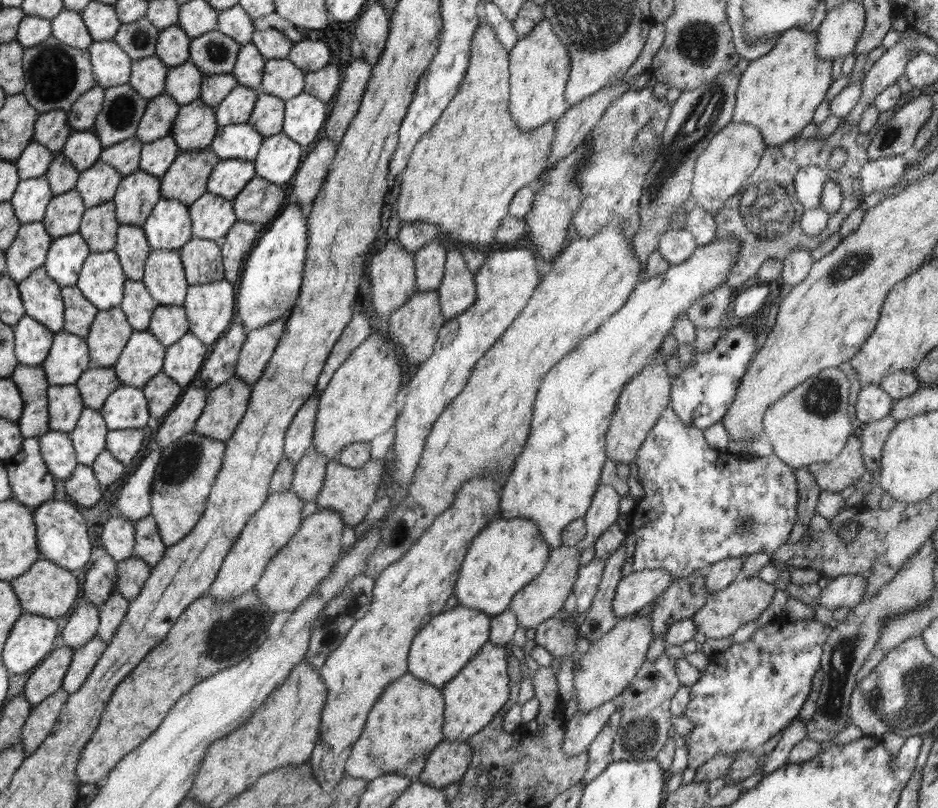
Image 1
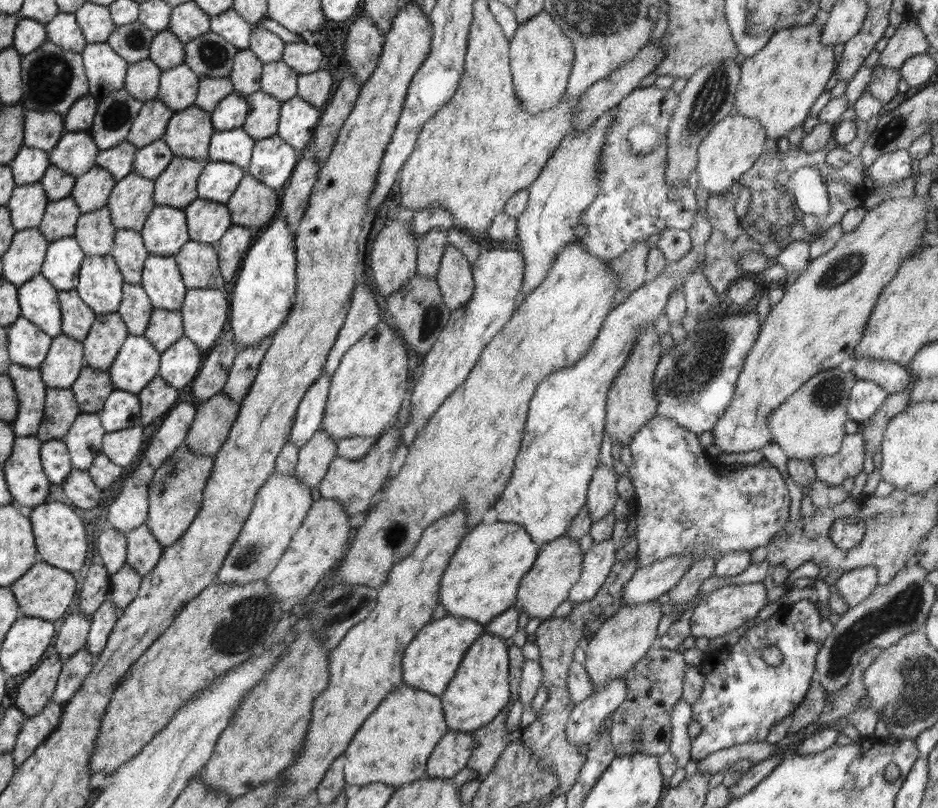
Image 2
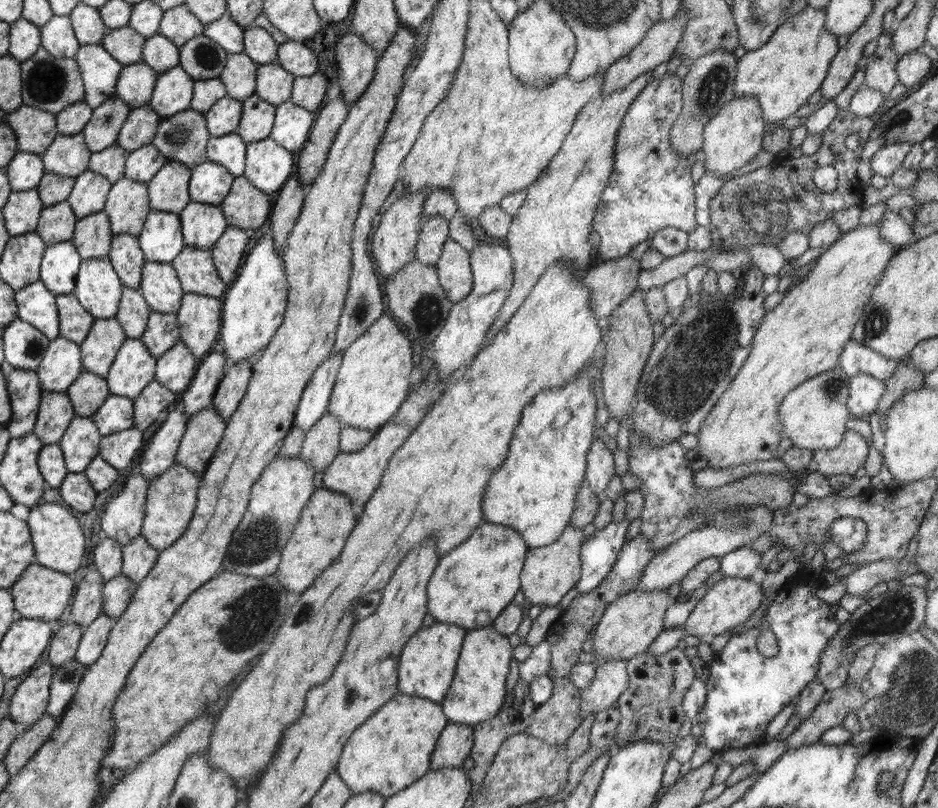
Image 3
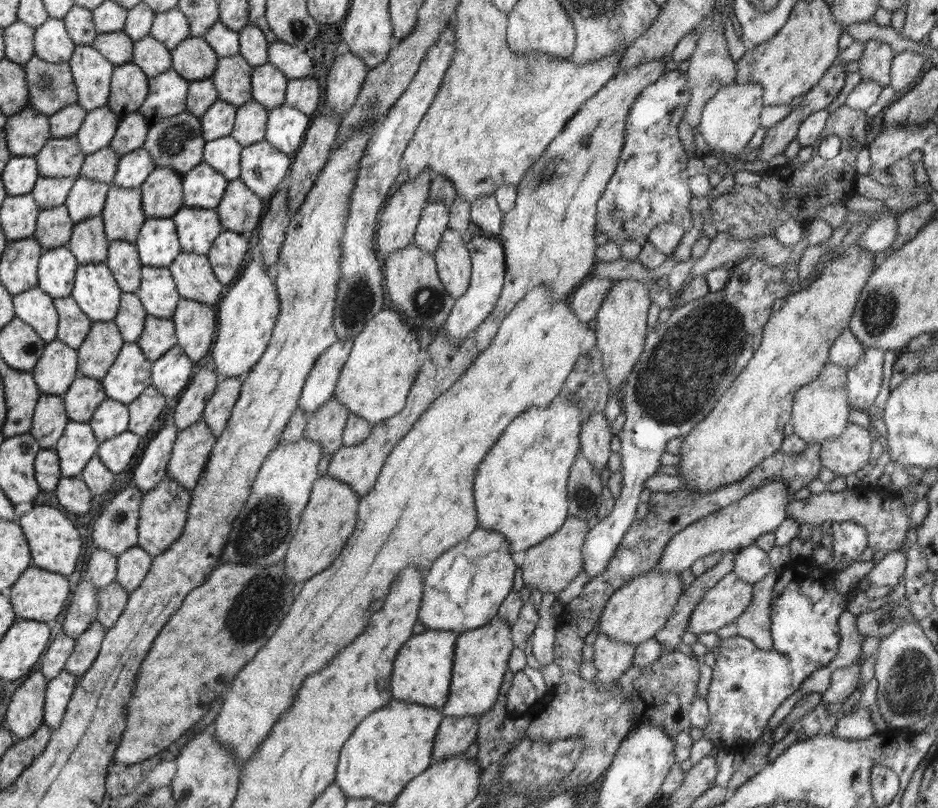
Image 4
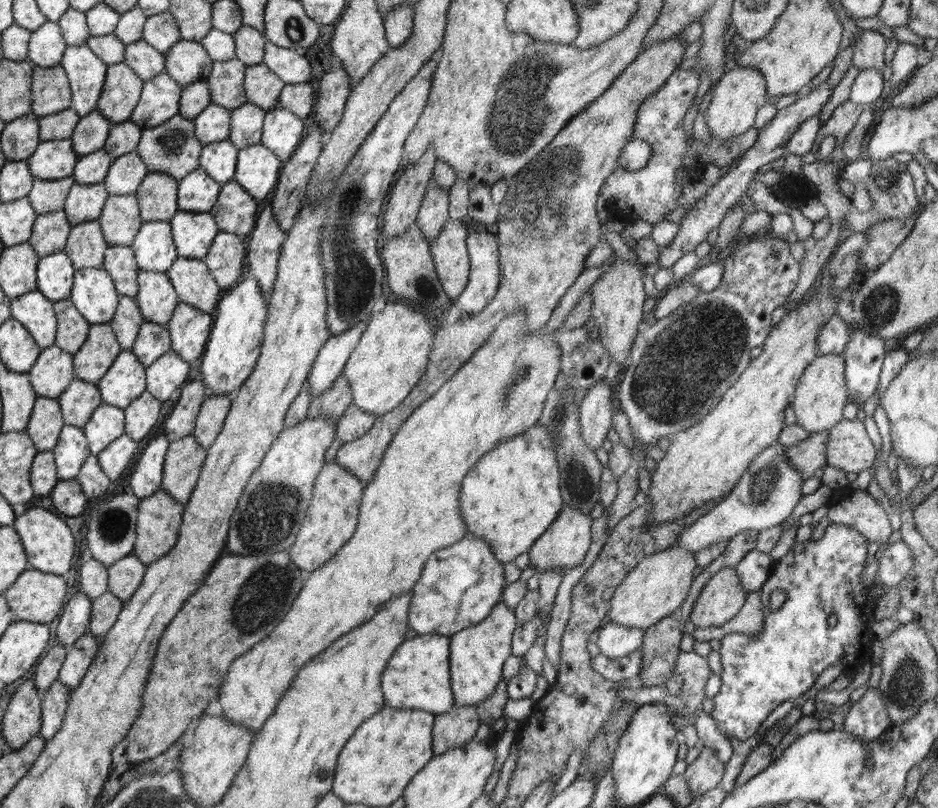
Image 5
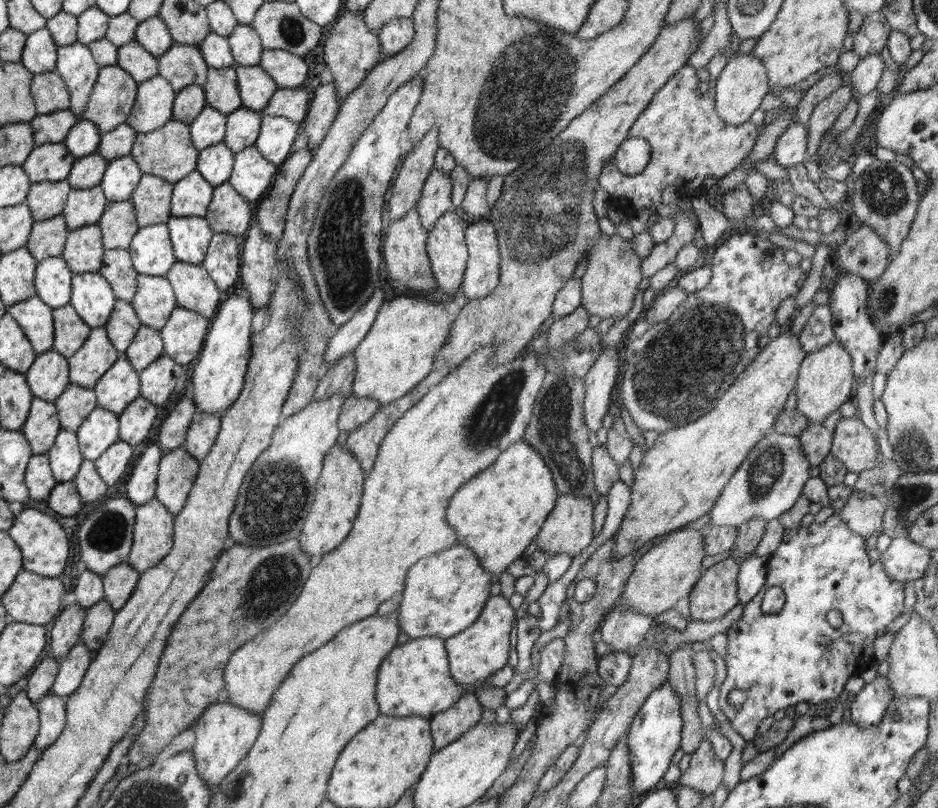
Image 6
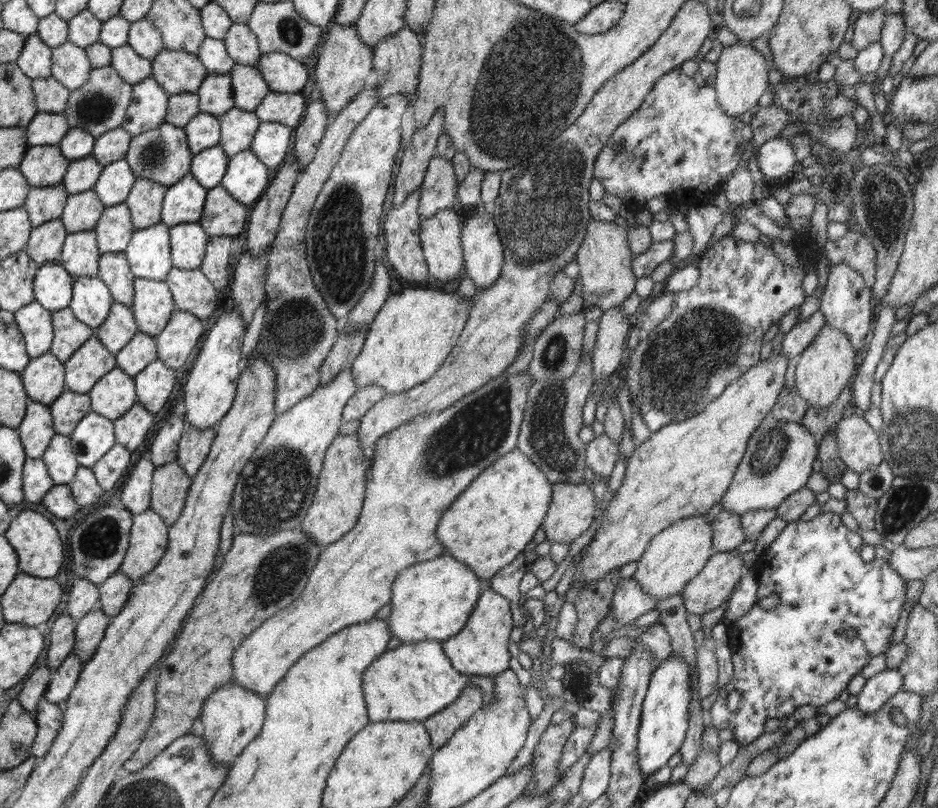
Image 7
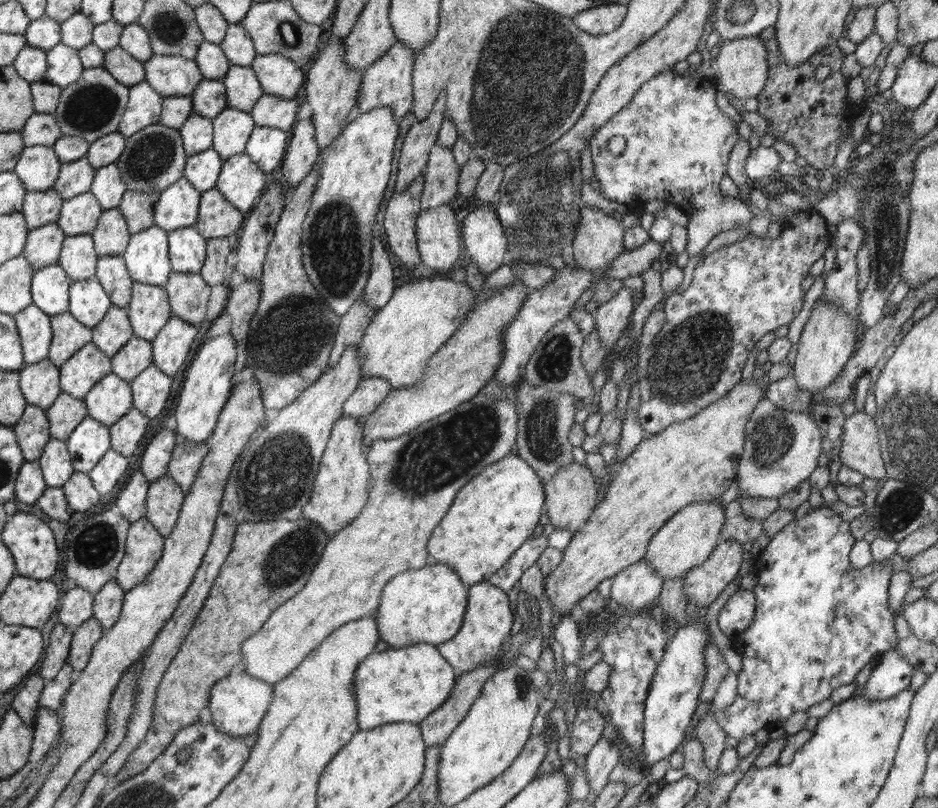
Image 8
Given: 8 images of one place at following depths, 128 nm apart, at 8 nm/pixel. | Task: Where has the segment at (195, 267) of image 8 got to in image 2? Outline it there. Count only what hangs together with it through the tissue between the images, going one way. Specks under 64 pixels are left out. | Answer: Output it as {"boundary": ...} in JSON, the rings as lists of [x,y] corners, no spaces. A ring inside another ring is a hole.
{"boundary":[[[201,199],[193,200],[185,209],[190,241],[216,244],[232,226],[230,211],[224,203]]]}

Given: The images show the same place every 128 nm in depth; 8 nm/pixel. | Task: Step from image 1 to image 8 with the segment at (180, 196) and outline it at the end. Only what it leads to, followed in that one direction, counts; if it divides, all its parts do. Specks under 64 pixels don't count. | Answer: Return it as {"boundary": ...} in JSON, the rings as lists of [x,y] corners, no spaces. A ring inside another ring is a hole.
{"boundary":[[[127,190],[118,206],[126,219],[128,232],[133,235],[154,225],[154,207],[161,192],[138,192]]]}

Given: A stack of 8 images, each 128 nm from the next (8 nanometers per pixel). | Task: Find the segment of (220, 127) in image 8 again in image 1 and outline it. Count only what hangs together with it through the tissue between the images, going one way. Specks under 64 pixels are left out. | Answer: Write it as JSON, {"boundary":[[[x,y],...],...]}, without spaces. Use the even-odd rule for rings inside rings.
{"boundary":[[[259,89],[256,92],[256,104],[247,120],[264,138],[283,133],[285,100]]]}

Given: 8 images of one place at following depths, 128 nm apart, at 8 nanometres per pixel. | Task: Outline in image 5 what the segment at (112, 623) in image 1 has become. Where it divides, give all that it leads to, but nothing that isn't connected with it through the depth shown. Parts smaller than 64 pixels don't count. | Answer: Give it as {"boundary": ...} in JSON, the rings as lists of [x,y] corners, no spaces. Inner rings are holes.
{"boundary":[[[87,631],[68,647],[58,676],[64,685],[73,690],[80,684],[90,663],[95,659],[99,641],[90,631]]]}

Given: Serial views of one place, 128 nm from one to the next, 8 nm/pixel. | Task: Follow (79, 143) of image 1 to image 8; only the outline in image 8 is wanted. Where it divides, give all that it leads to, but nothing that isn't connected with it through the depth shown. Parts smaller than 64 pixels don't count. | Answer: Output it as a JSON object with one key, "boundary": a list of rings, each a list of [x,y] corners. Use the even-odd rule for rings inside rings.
{"boundary":[[[37,145],[23,148],[13,171],[27,191],[45,191],[53,188],[60,168],[61,162],[53,147]]]}

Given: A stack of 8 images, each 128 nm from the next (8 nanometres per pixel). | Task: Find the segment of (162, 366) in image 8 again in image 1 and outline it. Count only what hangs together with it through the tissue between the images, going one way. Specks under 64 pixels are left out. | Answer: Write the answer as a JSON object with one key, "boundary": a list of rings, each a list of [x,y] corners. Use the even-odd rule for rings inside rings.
{"boundary":[[[225,278],[208,284],[190,285],[183,304],[188,331],[202,343],[212,346],[234,320],[236,292]]]}

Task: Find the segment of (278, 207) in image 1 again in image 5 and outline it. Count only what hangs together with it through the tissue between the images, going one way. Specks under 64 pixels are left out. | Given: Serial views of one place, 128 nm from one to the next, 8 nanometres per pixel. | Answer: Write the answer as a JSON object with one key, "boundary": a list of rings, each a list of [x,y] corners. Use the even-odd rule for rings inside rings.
{"boundary":[[[234,180],[222,185],[216,204],[209,210],[218,230],[247,239],[256,224],[258,202]]]}

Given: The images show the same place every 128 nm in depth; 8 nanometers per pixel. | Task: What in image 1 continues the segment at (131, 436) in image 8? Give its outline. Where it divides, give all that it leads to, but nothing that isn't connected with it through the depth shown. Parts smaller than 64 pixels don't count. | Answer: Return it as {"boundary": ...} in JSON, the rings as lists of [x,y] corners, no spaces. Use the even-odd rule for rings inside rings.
{"boundary":[[[160,371],[143,386],[144,396],[148,399],[148,410],[152,421],[160,421],[177,404],[184,389]]]}

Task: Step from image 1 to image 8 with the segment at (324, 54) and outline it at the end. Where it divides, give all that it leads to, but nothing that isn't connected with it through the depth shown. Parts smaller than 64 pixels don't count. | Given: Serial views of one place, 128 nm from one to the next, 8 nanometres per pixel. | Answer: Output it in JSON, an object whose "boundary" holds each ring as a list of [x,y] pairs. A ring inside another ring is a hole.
{"boundary":[[[274,53],[257,54],[254,59],[250,68],[266,94],[284,99],[295,98],[304,82],[304,72],[300,68],[300,63]]]}

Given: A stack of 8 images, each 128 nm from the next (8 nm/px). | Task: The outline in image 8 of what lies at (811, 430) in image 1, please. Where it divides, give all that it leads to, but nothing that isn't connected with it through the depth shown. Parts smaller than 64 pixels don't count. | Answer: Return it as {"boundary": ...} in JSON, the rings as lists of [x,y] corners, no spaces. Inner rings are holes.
{"boundary":[[[819,297],[812,307],[798,342],[793,375],[800,388],[808,390],[811,394],[828,388],[854,354],[858,339],[859,335],[852,326],[850,316],[846,316],[844,312],[840,312],[838,308],[830,306],[824,298]]]}

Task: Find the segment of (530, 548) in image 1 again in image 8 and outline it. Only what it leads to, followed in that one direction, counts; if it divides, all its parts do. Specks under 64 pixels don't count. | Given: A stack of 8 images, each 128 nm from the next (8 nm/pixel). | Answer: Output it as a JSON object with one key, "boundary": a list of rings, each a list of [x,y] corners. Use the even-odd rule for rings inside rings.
{"boundary":[[[430,562],[425,567],[396,574],[386,583],[380,596],[376,618],[380,640],[396,649],[420,643],[436,646],[450,641],[462,627],[468,606],[468,588],[448,564]]]}

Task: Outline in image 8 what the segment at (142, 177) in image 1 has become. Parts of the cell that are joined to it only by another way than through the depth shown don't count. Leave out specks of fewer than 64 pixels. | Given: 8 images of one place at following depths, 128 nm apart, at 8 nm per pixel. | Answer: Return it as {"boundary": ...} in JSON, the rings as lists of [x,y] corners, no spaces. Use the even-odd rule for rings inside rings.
{"boundary":[[[118,207],[102,211],[91,235],[98,257],[123,255],[131,237],[126,219]]]}

